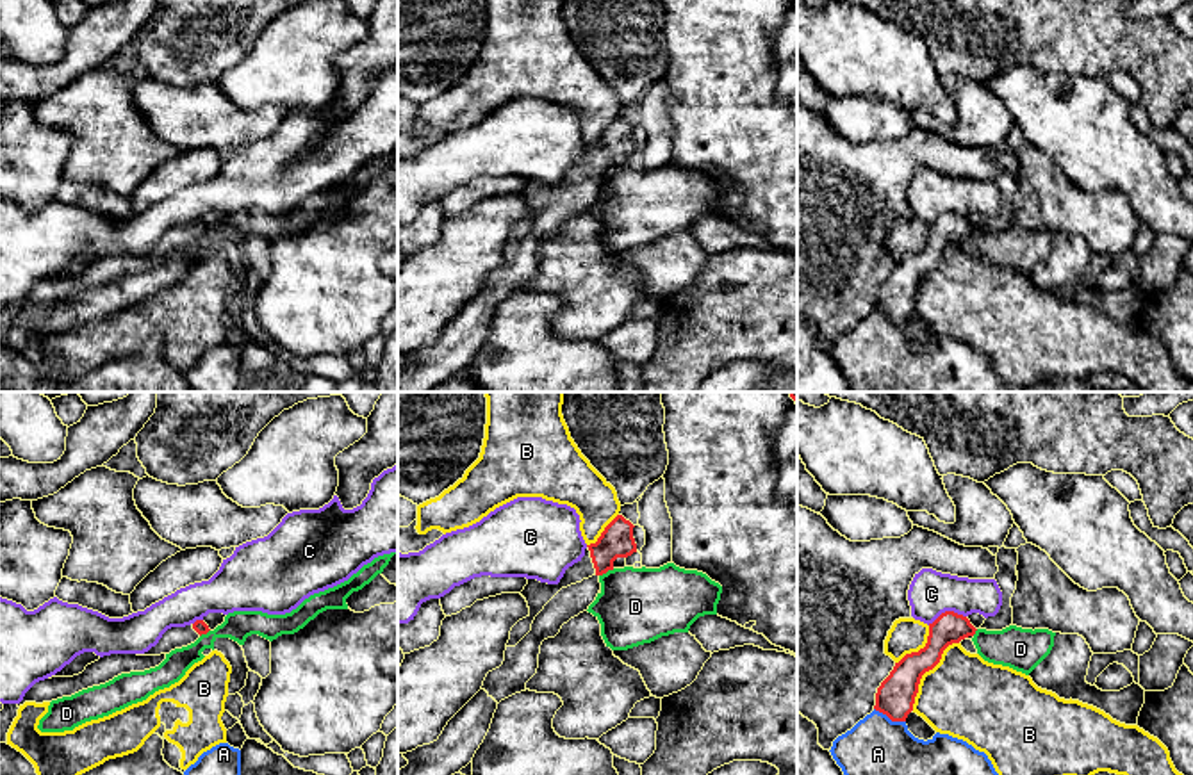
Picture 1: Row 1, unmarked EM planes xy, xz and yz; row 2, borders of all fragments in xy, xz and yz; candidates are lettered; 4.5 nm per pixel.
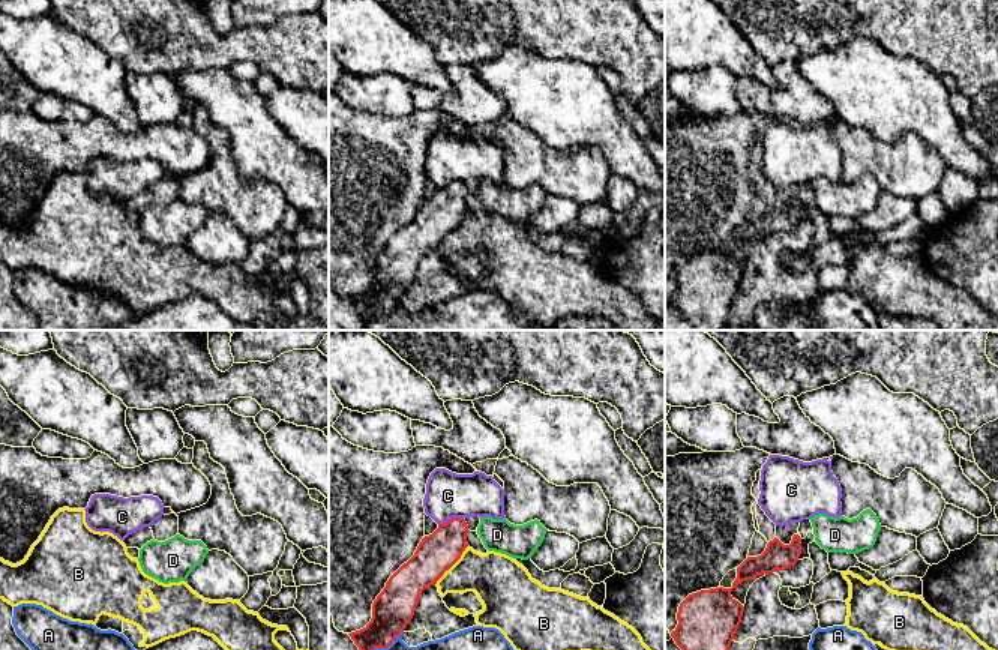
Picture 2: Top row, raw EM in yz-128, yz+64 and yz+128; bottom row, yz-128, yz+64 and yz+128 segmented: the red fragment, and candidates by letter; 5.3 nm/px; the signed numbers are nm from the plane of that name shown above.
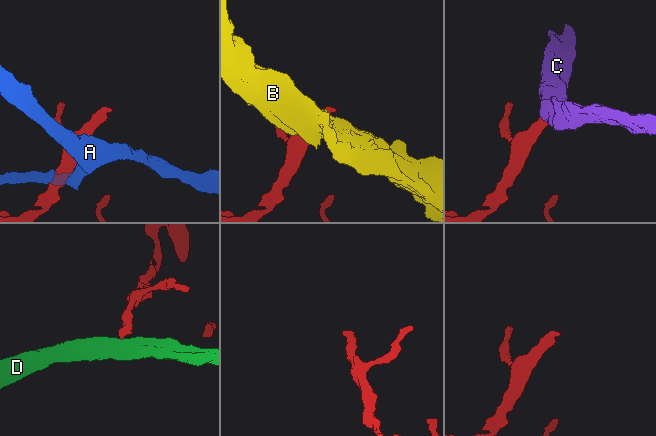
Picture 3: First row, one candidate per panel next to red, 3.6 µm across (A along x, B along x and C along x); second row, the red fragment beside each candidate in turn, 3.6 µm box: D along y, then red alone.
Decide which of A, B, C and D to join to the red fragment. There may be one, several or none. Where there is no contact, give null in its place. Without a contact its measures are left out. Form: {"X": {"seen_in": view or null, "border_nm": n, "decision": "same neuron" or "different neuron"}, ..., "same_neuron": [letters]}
{"A": {"seen_in": "yz", "border_nm": 160, "decision": "different neuron"}, "B": {"seen_in": "yz", "border_nm": 380, "decision": "different neuron"}, "C": {"seen_in": "yz", "border_nm": 180, "decision": "different neuron"}, "D": {"seen_in": "xz", "border_nm": 80, "decision": "different neuron"}, "same_neuron": []}

